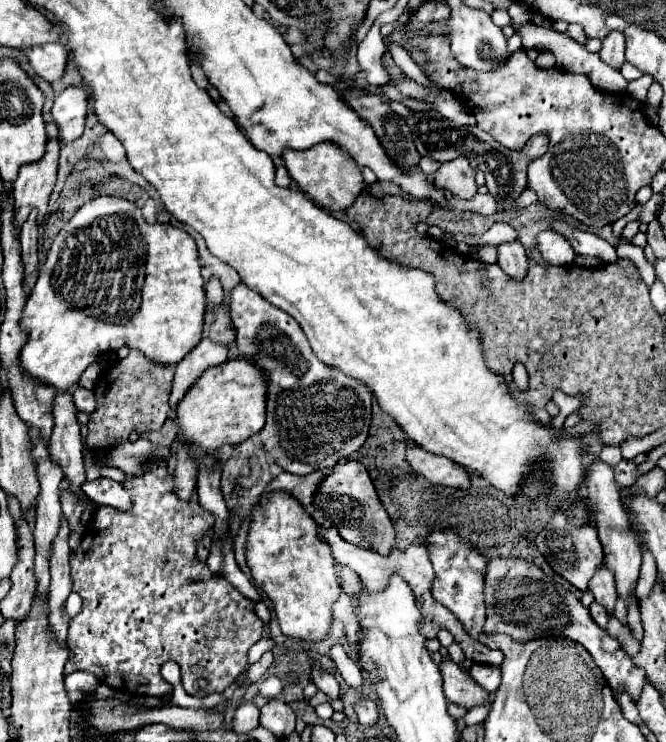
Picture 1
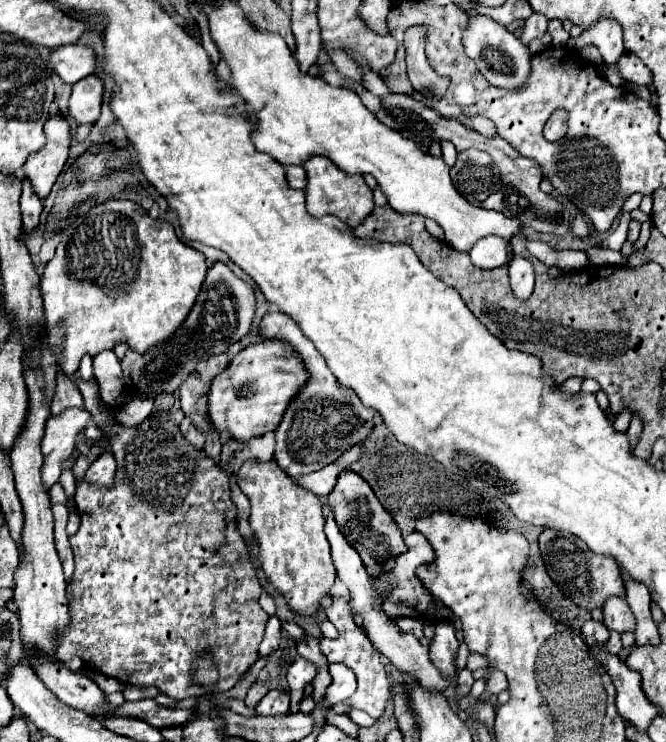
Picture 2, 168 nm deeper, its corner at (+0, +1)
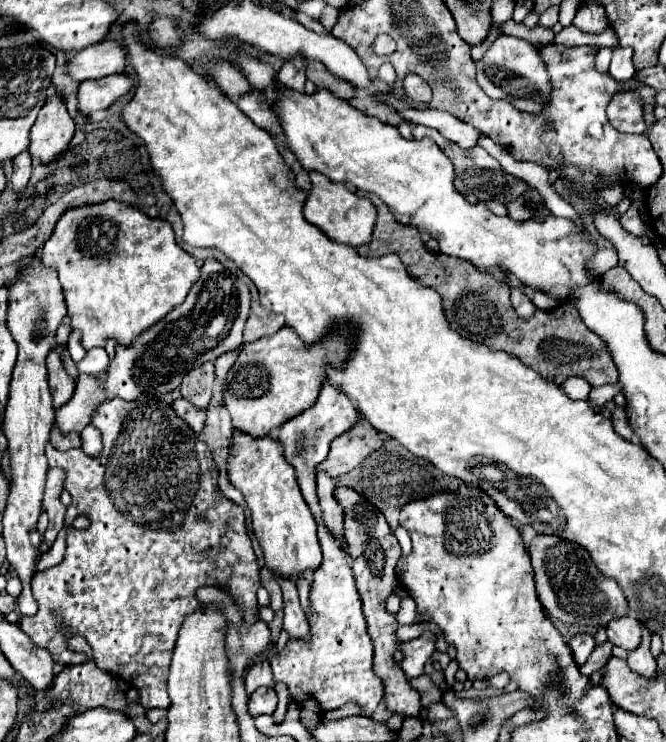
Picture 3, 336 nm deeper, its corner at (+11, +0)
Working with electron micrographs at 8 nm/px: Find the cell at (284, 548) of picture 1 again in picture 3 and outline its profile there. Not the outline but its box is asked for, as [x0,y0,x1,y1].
[228,430,322,580]

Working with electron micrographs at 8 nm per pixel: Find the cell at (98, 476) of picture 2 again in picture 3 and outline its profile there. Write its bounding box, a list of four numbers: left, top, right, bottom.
[80,426,102,456]

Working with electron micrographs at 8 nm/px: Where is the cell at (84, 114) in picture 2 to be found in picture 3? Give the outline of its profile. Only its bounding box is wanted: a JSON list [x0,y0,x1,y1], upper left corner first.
[78,74,132,114]

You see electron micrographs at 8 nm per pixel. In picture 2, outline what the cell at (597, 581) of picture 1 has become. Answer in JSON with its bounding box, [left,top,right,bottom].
[603,597,635,633]

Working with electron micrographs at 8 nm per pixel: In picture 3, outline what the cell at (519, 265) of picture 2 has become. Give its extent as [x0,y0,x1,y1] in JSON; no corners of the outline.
[510,286,536,318]

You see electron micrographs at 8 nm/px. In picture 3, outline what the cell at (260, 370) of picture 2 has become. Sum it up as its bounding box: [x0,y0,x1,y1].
[222,326,350,436]

